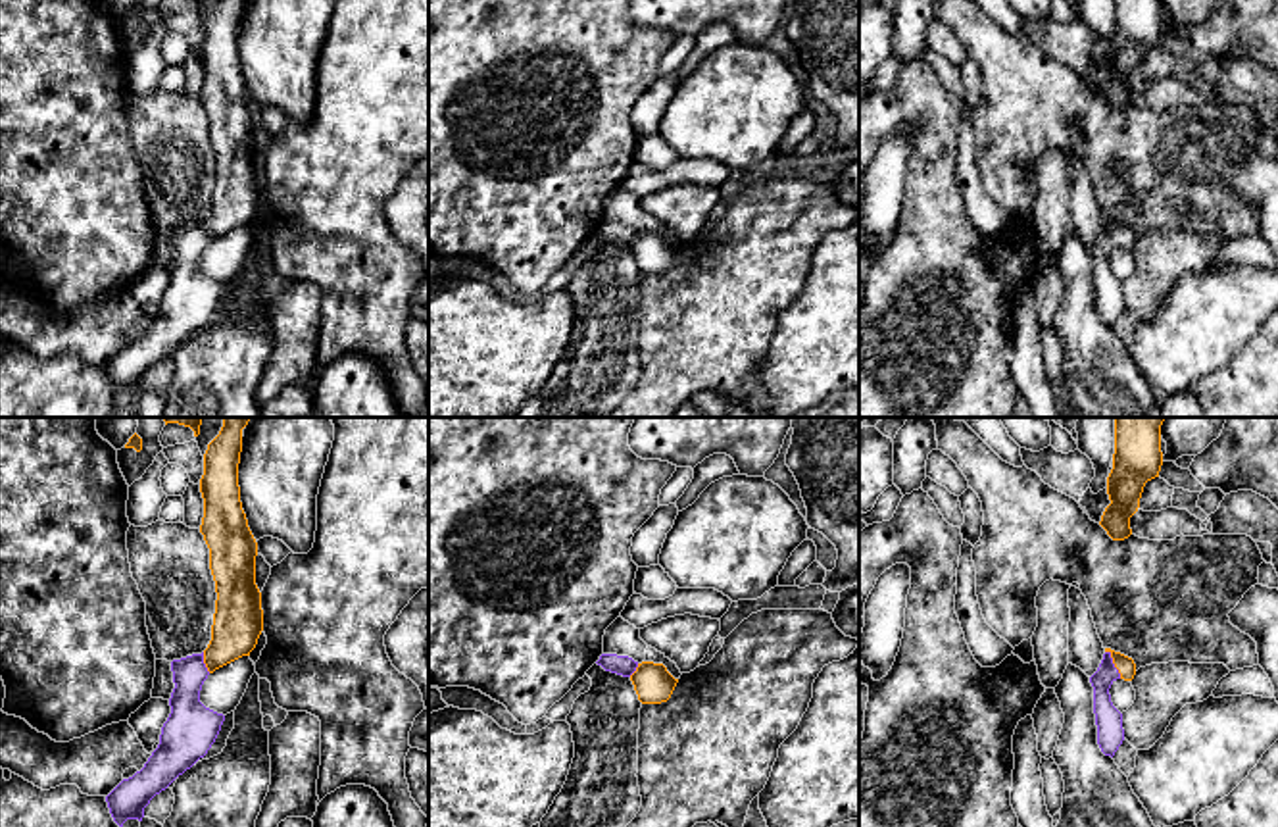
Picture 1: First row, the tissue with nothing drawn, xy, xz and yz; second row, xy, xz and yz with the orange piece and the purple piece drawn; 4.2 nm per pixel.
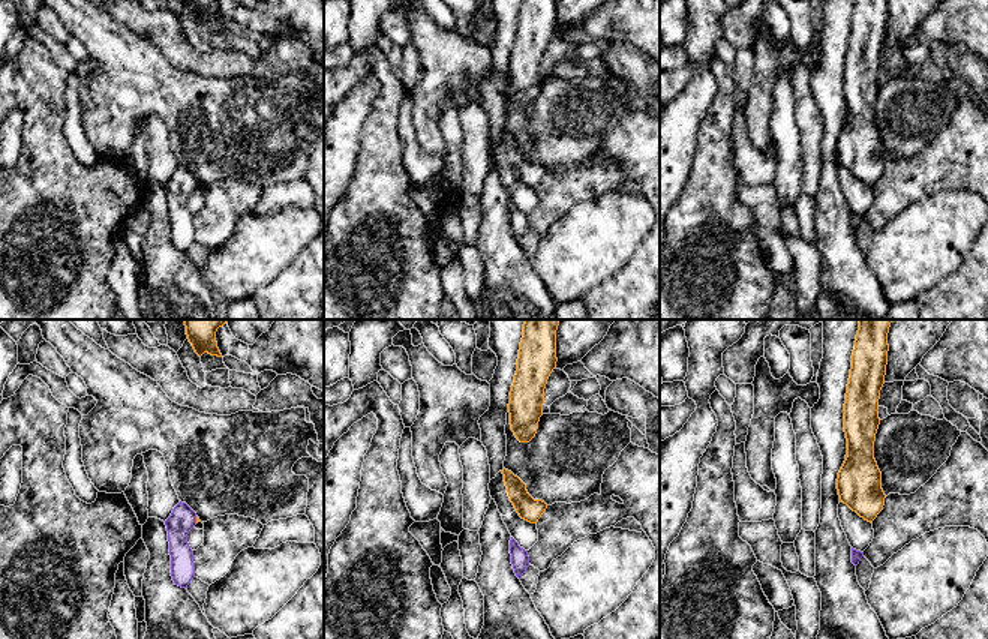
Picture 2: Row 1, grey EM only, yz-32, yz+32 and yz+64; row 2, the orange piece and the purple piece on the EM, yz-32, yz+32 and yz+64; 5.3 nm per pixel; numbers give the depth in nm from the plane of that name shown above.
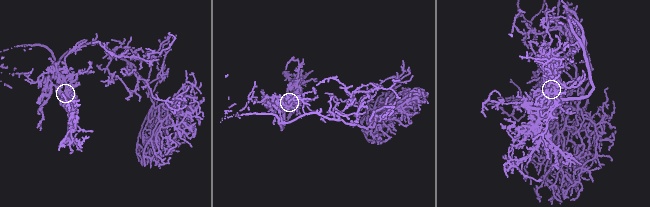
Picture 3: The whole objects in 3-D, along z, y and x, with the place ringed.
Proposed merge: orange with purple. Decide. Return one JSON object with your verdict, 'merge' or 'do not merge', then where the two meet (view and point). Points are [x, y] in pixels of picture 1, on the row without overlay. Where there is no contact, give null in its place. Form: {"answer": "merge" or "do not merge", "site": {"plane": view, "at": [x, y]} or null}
{"answer": "merge", "site": {"plane": "yz", "at": [1113, 231]}}

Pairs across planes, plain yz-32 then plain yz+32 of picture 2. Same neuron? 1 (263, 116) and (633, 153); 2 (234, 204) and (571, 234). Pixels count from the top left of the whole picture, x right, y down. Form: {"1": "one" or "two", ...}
{"1": "two", "2": "two"}

